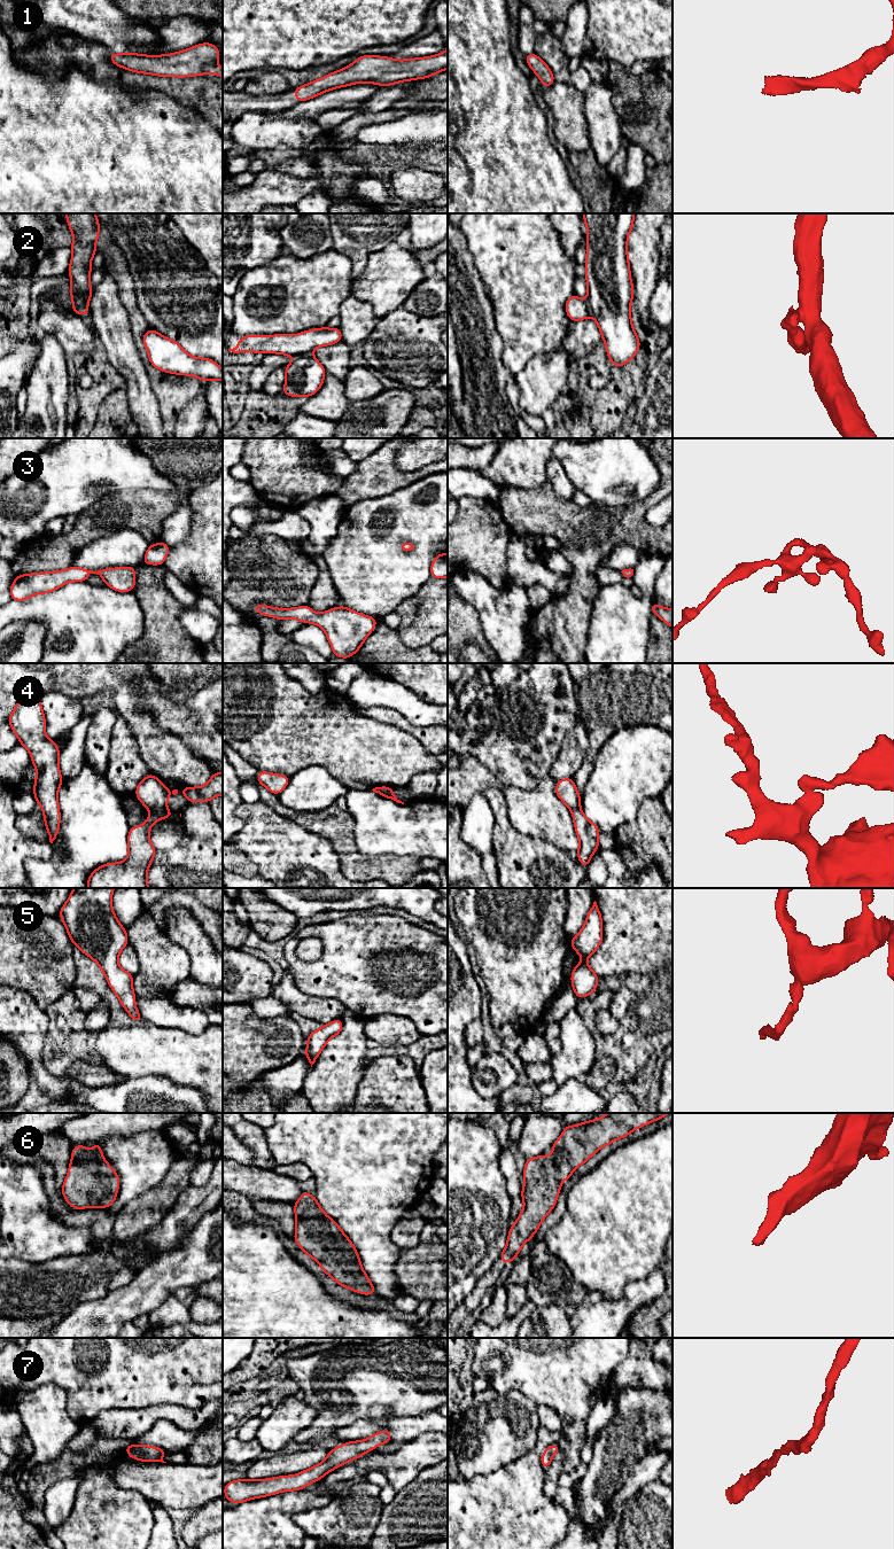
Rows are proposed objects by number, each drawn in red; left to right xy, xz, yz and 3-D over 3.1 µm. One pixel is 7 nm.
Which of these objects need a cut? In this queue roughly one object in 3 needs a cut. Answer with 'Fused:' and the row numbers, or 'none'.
Fused: 2, 4

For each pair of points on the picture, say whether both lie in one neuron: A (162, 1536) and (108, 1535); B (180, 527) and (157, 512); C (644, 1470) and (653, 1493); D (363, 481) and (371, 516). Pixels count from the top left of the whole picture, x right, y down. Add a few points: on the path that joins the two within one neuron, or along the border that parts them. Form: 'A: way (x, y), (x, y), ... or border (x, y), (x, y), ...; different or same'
A: border (153, 1510), (153, 1530), (149, 1536); different
B: border (185, 498), (163, 521), (161, 541); different
C: border (659, 1479), (646, 1484), (627, 1499); different
D: border (394, 491), (357, 500), (346, 510); different

